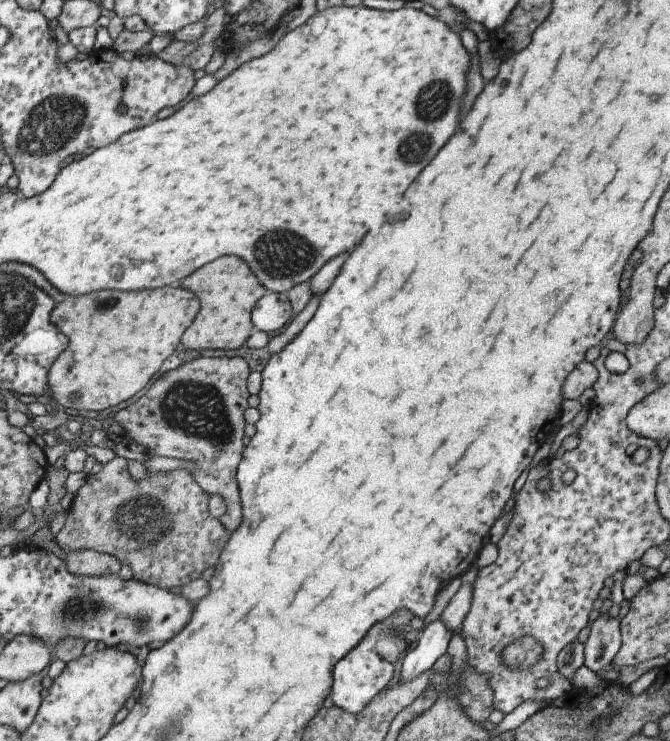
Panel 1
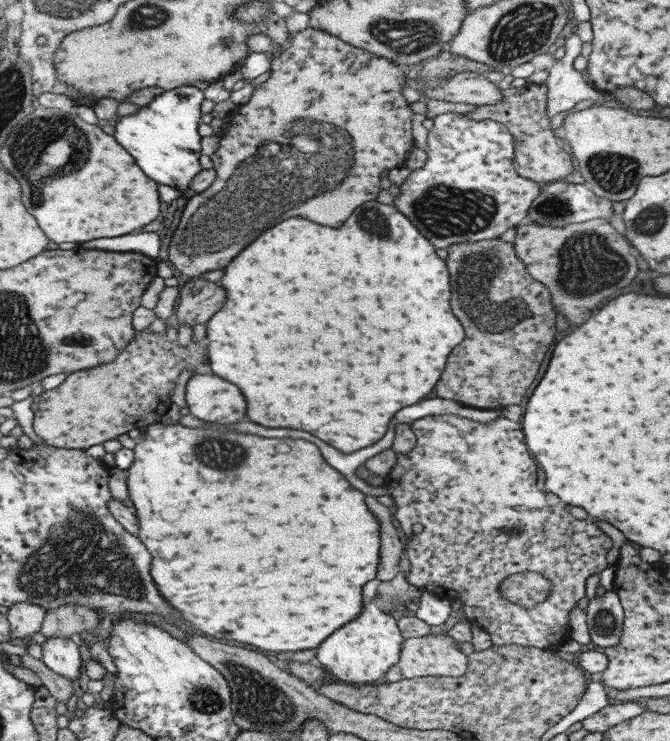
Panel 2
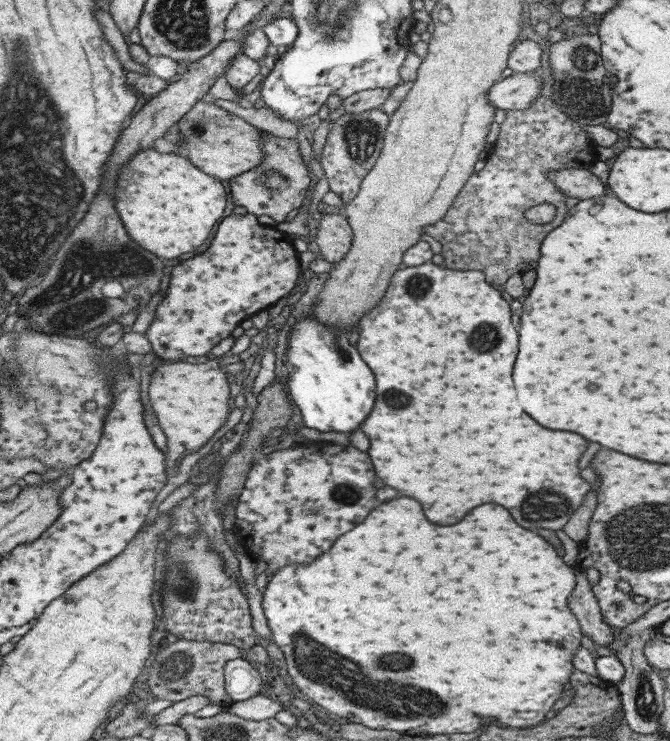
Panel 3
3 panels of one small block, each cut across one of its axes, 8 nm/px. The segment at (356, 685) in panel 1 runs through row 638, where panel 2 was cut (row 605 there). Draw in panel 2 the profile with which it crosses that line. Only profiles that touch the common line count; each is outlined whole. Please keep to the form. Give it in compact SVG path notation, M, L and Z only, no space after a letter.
M369 580L367 584L363 584L361 588L361 602L363 602L363 608L360 608L358 615L355 615L353 620L343 624L339 630L335 630L331 636L327 636L315 654L313 660L319 666L322 666L332 679L331 682L347 683L349 686L369 686L378 678L381 678L383 674L386 674L391 668L391 665L395 665L399 660L399 651L403 637L400 635L399 629L395 626L395 618L387 616L385 612L381 612L377 606L375 606L375 590L377 590L377 584L379 580Z

